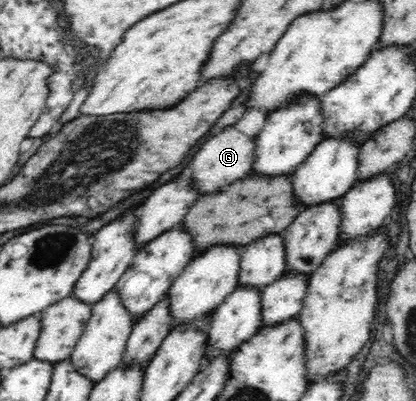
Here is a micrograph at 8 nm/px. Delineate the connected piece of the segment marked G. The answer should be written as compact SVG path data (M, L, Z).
M234 126L224 128L220 133L212 135L191 159L192 165L187 167L191 177L191 185L201 195L224 191L230 183L244 179L251 174L255 158L255 137L250 137L236 130Z

